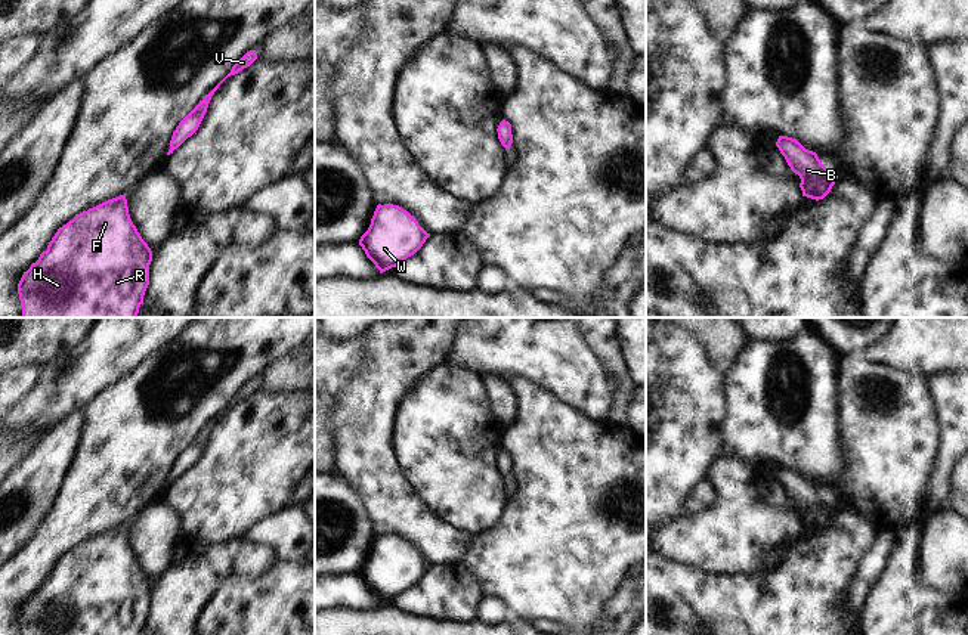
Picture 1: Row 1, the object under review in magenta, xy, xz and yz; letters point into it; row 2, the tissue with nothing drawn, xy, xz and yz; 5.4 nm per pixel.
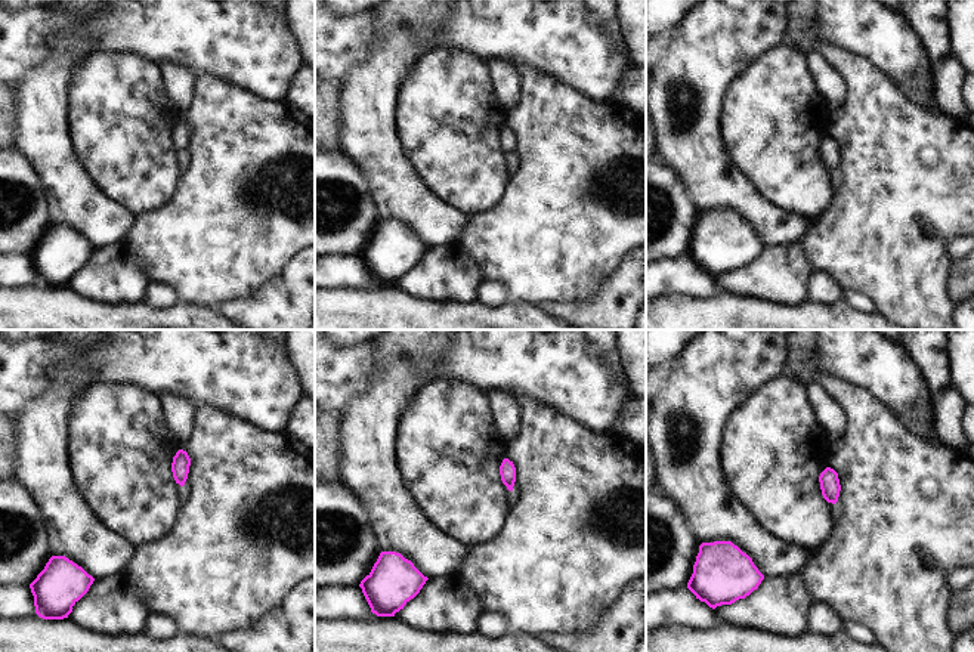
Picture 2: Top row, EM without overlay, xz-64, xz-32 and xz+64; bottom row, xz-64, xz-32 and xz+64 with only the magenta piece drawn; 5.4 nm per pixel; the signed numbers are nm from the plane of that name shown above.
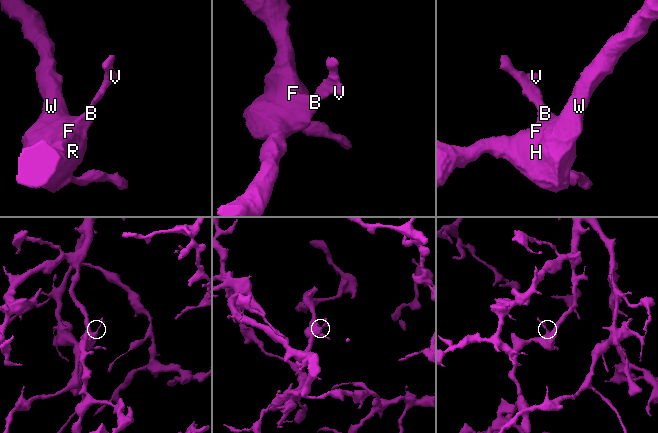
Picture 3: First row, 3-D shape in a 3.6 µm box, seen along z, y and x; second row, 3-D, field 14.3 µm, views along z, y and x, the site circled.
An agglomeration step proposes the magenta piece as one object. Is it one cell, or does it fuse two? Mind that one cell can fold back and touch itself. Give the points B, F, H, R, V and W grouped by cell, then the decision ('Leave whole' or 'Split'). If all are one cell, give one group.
Groups: B F H R V W. Leave whole.

